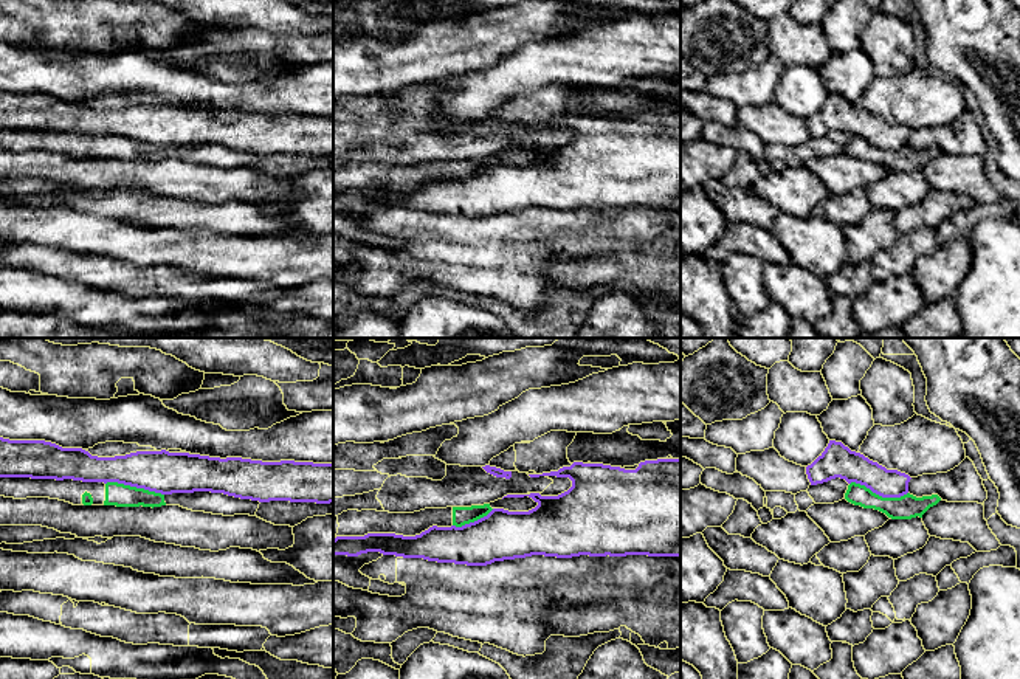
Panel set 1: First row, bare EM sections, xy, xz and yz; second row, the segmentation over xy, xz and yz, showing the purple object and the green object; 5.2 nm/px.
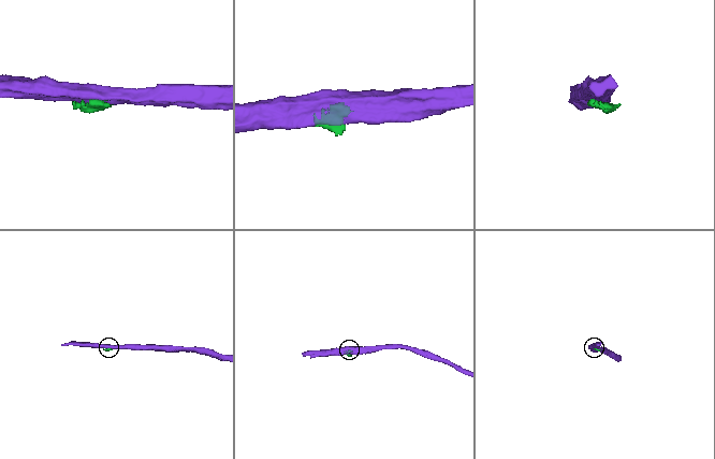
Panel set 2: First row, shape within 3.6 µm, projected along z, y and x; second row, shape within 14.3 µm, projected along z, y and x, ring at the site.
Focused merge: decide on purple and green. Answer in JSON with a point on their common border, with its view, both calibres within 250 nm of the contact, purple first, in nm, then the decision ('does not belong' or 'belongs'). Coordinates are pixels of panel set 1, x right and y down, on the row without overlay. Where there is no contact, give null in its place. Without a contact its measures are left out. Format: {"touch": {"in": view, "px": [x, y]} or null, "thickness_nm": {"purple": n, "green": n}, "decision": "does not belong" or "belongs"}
{"touch": {"in": "xy", "px": [135, 138]}, "thickness_nm": {"purple": 220, "green": 120}, "decision": "does not belong"}

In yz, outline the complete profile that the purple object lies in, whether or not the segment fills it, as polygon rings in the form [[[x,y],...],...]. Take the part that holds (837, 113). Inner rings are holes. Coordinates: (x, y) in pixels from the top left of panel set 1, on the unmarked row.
[[[829,93],[825,104],[806,119],[806,127],[811,138],[840,130],[848,136],[865,138],[882,150],[901,150],[907,147],[911,132],[898,122],[887,122],[836,93]]]

